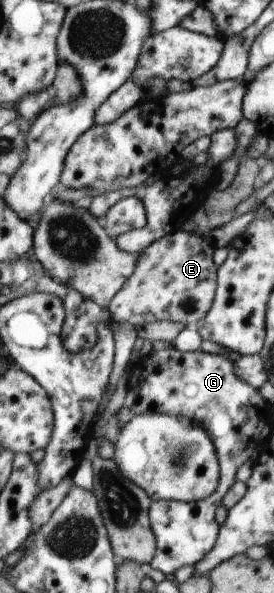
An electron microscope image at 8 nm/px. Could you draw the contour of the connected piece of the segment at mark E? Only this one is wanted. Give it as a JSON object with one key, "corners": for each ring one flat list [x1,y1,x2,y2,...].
{"corners":[[176,230,165,233,164,237,138,252,134,271,106,307,111,319,114,322,129,323,136,329,155,321,174,321,174,323,184,323,185,327,200,321,210,309,215,291,217,265,212,263,212,247,208,243,208,238]]}

